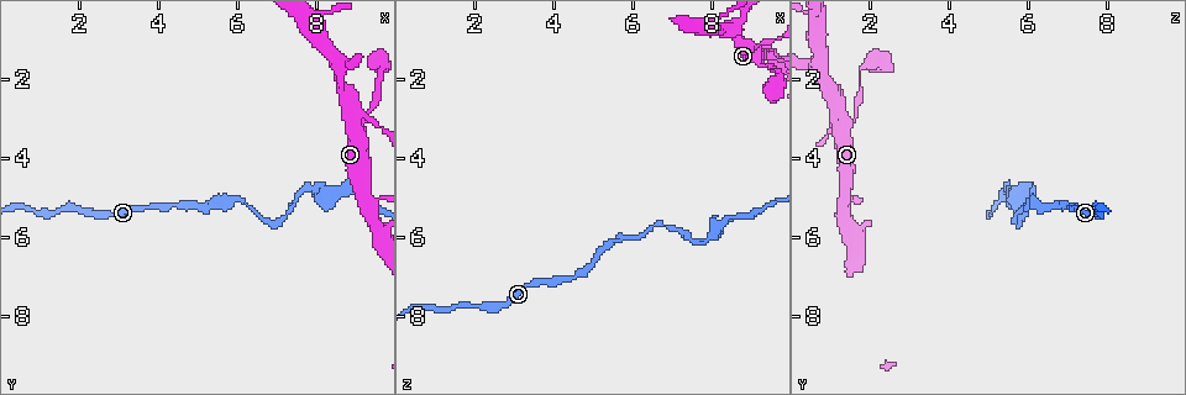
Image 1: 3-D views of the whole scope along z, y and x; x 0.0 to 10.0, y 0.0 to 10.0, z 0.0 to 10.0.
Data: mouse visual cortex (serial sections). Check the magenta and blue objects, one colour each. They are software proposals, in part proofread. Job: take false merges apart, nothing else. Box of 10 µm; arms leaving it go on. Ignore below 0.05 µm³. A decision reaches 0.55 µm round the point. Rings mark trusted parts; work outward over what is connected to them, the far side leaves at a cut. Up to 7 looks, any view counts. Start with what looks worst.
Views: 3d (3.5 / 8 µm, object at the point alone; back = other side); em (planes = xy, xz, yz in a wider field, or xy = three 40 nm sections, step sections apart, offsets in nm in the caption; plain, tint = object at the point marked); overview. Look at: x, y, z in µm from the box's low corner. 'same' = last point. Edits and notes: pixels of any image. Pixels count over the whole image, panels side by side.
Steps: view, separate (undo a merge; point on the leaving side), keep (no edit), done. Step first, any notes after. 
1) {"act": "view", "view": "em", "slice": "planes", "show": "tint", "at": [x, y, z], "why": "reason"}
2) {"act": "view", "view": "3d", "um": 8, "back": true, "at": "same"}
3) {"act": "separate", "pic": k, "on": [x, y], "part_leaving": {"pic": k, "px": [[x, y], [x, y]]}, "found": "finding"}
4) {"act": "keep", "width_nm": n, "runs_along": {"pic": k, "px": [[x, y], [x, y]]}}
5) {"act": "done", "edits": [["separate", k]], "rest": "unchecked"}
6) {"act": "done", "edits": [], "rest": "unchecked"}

{"act": "view", "view": "em", "slice": "xy", "step": 2, "show": "tint", "at": [7.00, 5.60, 5.80], "why": "sharp bend"}

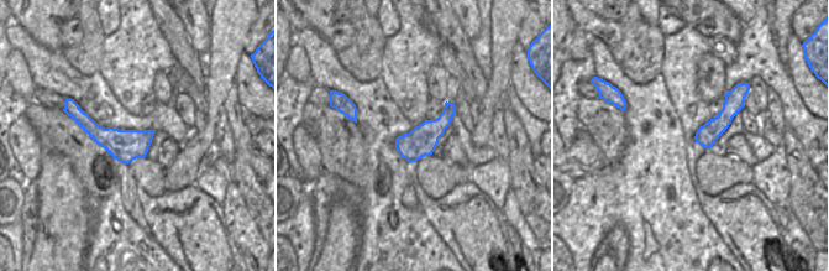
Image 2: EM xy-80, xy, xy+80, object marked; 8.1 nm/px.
{"act": "view", "view": "3d", "um": 3.5, "at": "same"}

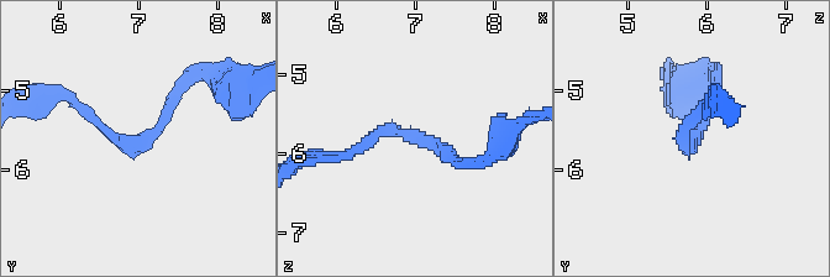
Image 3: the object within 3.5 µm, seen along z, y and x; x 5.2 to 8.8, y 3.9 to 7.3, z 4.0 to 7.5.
{"act": "keep", "width_nm": 240, "runs_along": {"pic": 3, "px": [[75, 103], [117, 141], [141, 141], [185, 80]]}, "found": "all the same cell"}

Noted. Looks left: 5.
{"act": "view", "view": "3d", "um": 3.5, "at": [9.15, 2.90, 1.20], "why": "abrupt turn"}

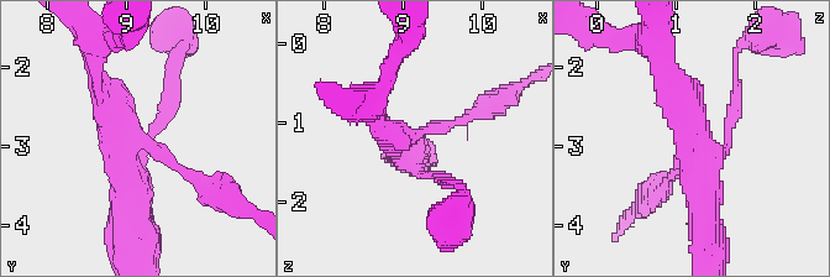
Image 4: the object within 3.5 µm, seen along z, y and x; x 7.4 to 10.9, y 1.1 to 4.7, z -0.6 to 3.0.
{"act": "view", "view": "em", "slice": "xy", "step": 5, "show": "tint", "at": [9.20, 2.85, 1.15], "arms": 4, "arm_widths_nm": [150, 150, 300, 450]}

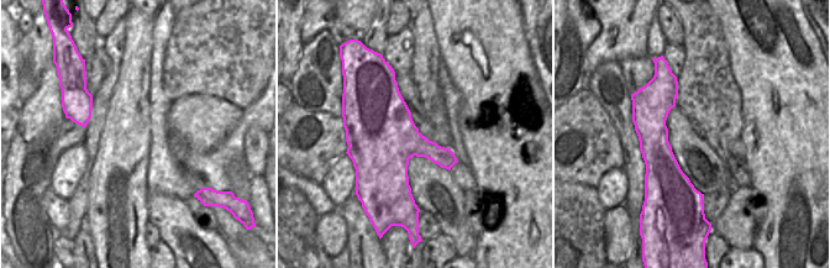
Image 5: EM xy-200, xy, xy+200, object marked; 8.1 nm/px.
{"act": "view", "view": "em", "slice": "xy", "step": 1, "show": "tint", "at": "same", "why": "another direction"}

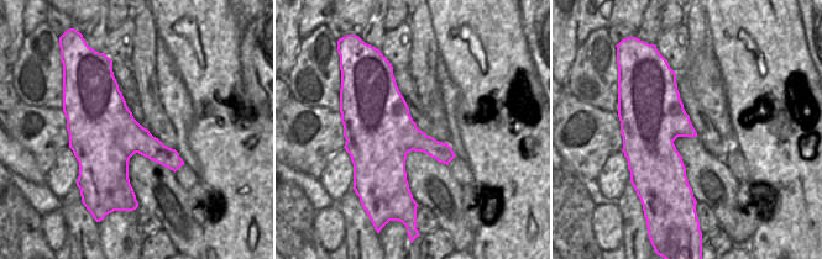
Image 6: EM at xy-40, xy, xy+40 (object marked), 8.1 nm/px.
{"act": "separate", "pic": 4, "on": [460, 121], "width_nm": 500, "part_leaving": {"pic": 4, "px": [[429, 130], [478, 111], [478, 95]]}, "found": "two cells meet here"}

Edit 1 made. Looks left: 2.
{"act": "done", "edits": [["separate", 4]], "rest": "unchecked"}

